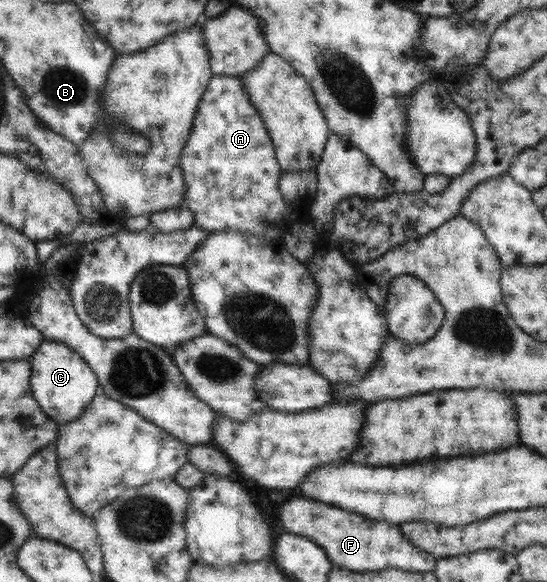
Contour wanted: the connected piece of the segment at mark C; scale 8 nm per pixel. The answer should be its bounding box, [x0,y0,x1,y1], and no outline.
[30,339,99,427]

